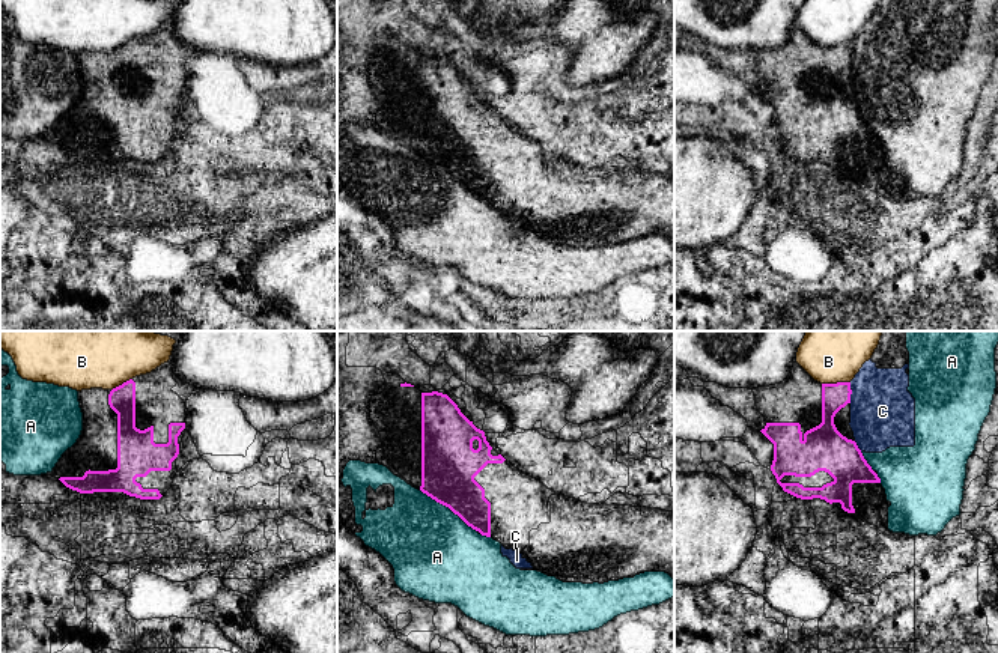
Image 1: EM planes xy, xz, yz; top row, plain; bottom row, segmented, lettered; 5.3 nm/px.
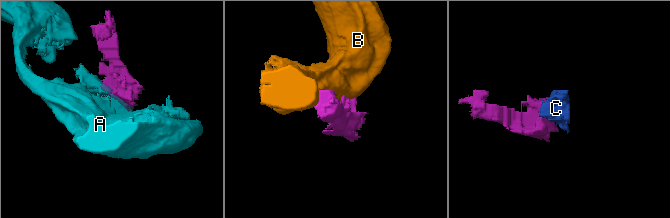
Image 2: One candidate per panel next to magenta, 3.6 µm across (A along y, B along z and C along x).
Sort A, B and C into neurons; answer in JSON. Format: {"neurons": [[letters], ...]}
{"neurons": [["A", "C"], ["B"]]}

